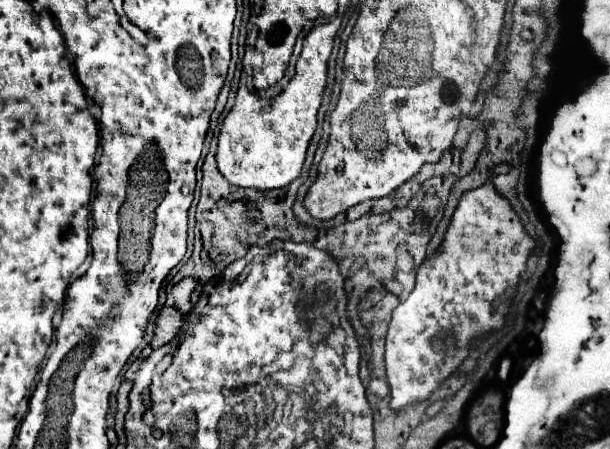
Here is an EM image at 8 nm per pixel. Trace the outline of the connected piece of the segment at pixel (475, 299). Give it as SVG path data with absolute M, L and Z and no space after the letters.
M490 182L466 192L460 198L460 204L452 216L440 250L418 268L414 290L392 312L386 336L386 376L392 398L390 406L394 410L404 408L406 404L426 400L432 390L436 390L438 384L446 376L450 376L466 358L470 340L504 326L504 302L490 300L502 300L502 290L512 290L518 284L518 278L526 268L526 260L532 248L534 240L524 232L510 204L492 188Z

